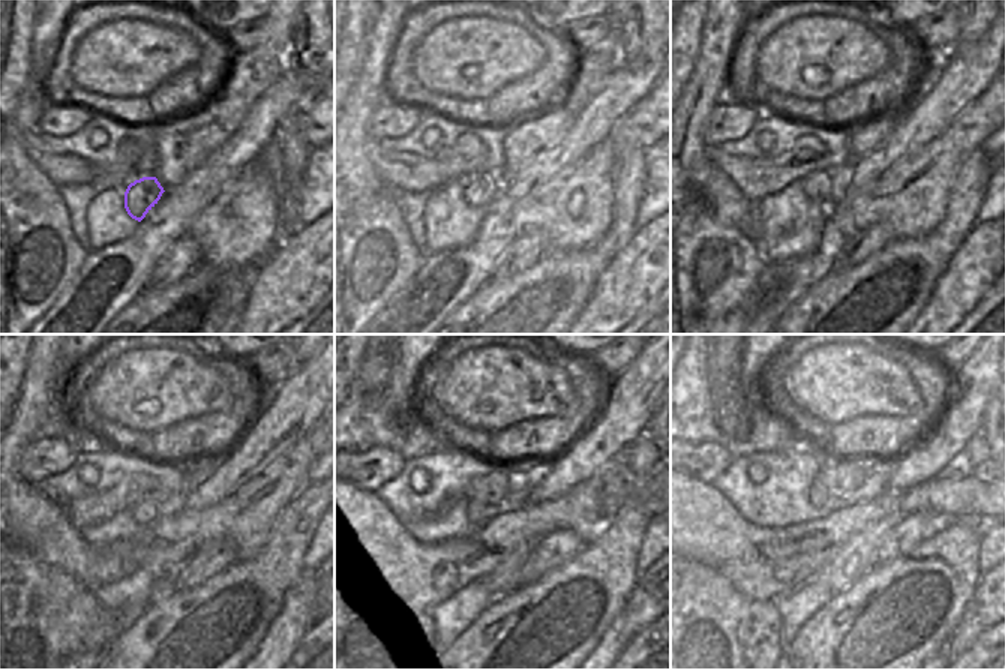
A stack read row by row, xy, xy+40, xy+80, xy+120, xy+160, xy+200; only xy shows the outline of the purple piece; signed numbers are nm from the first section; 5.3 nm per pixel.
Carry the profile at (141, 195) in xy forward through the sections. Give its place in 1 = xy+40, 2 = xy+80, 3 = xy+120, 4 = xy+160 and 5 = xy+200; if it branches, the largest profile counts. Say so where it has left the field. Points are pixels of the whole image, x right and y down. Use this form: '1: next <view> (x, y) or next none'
1: next xy+40 (479, 189)
2: next xy+80 (816, 185)
3: next xy+120 (144, 514)
4: next xy+160 (476, 510)
5: next xy+200 (818, 495)

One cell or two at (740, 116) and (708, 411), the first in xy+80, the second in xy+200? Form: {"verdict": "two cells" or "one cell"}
{"verdict": "two cells"}

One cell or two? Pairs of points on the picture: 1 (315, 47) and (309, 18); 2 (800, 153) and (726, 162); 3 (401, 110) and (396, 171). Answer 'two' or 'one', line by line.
1: one
2: one
3: two

